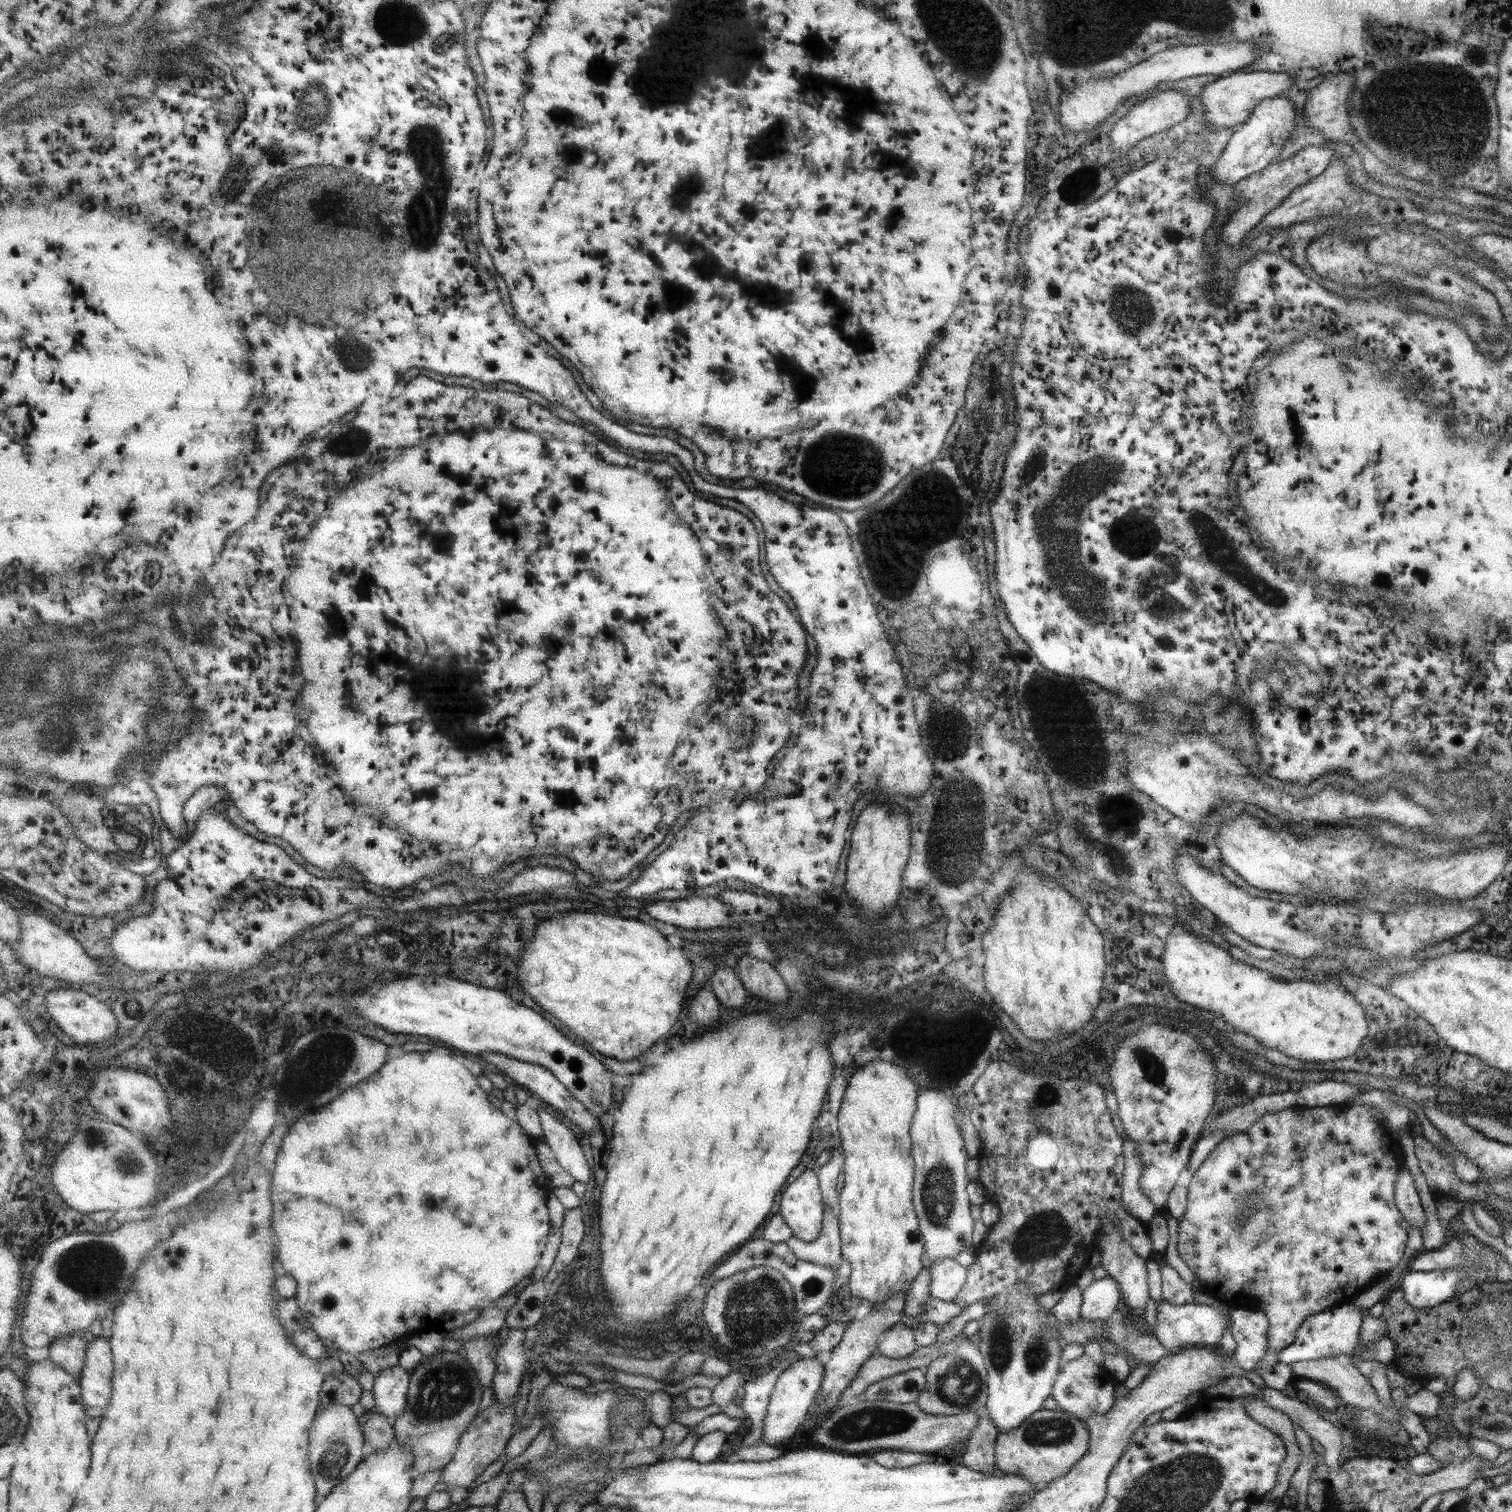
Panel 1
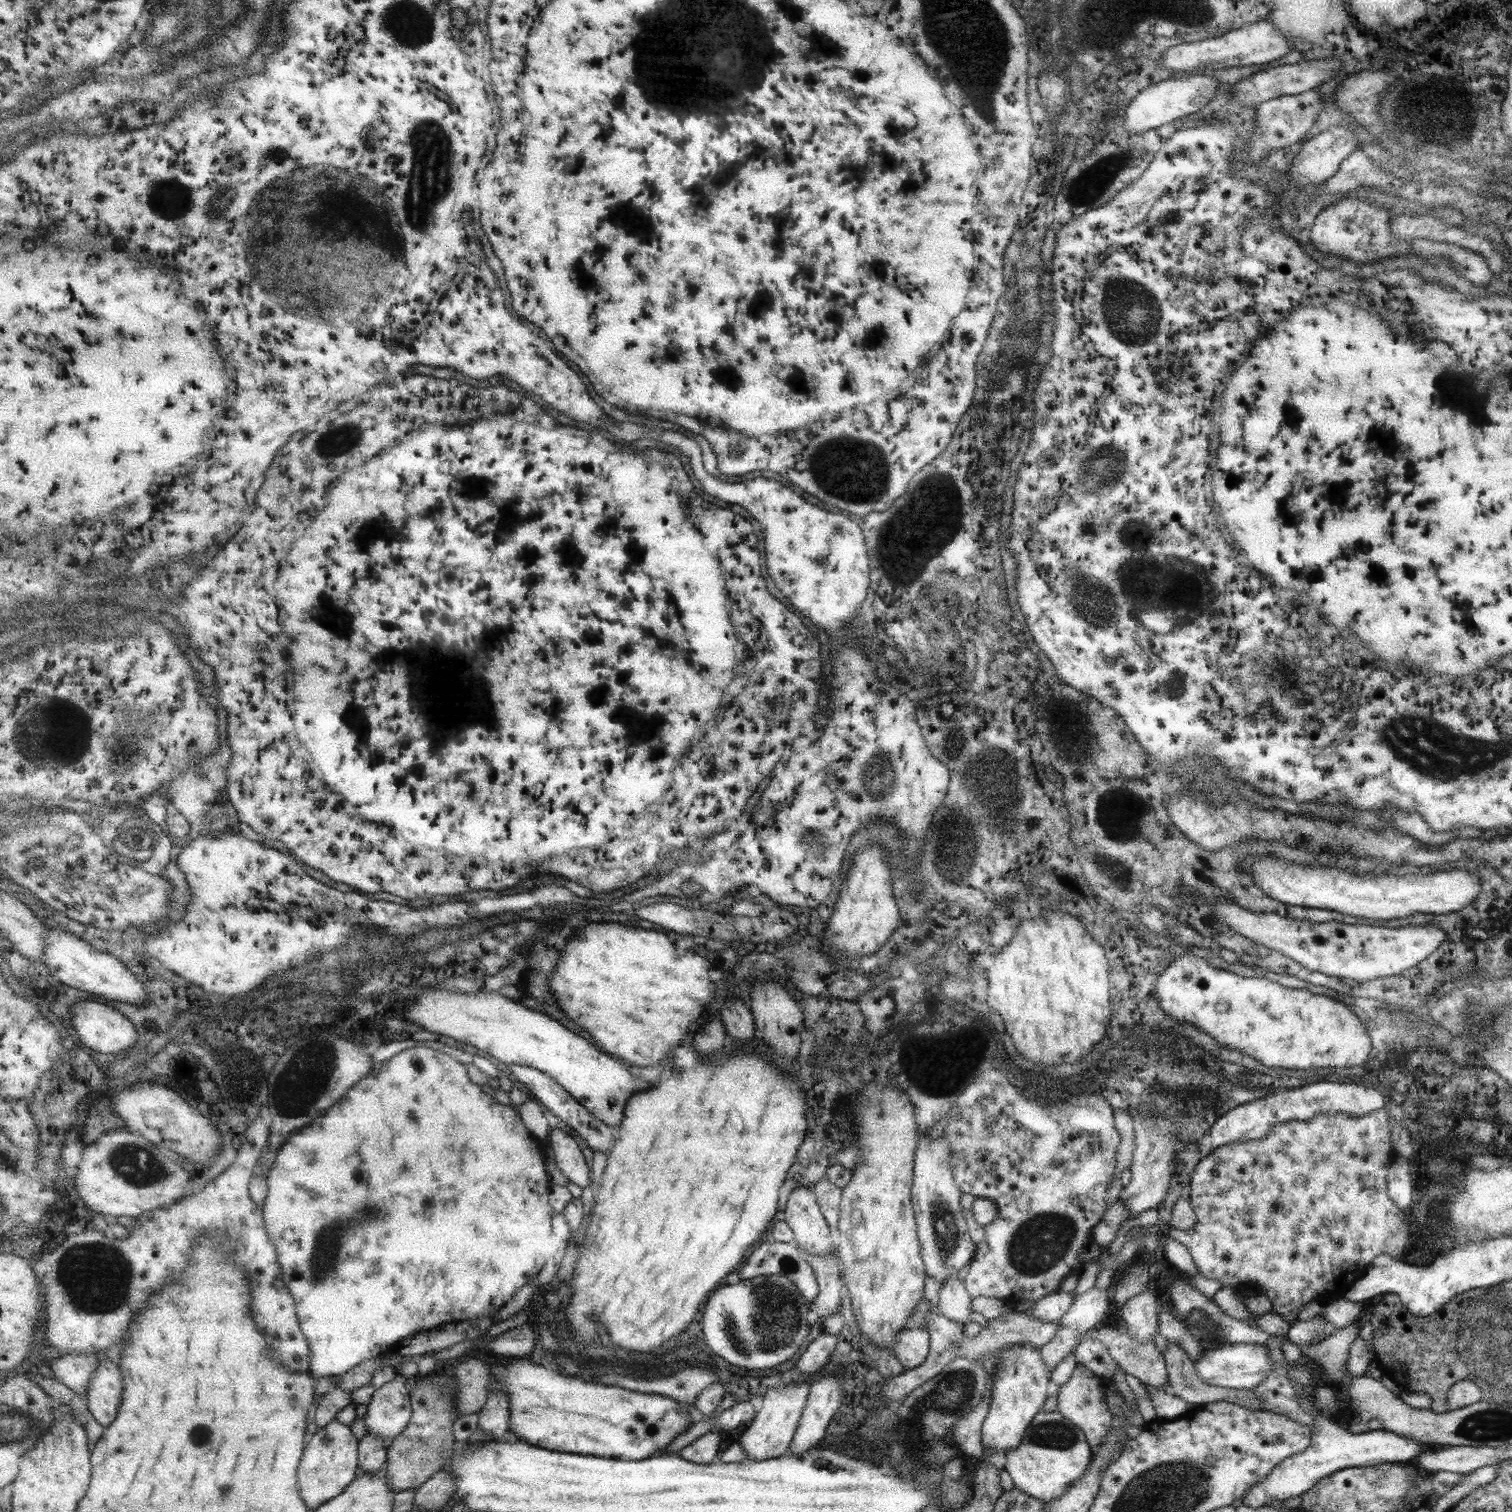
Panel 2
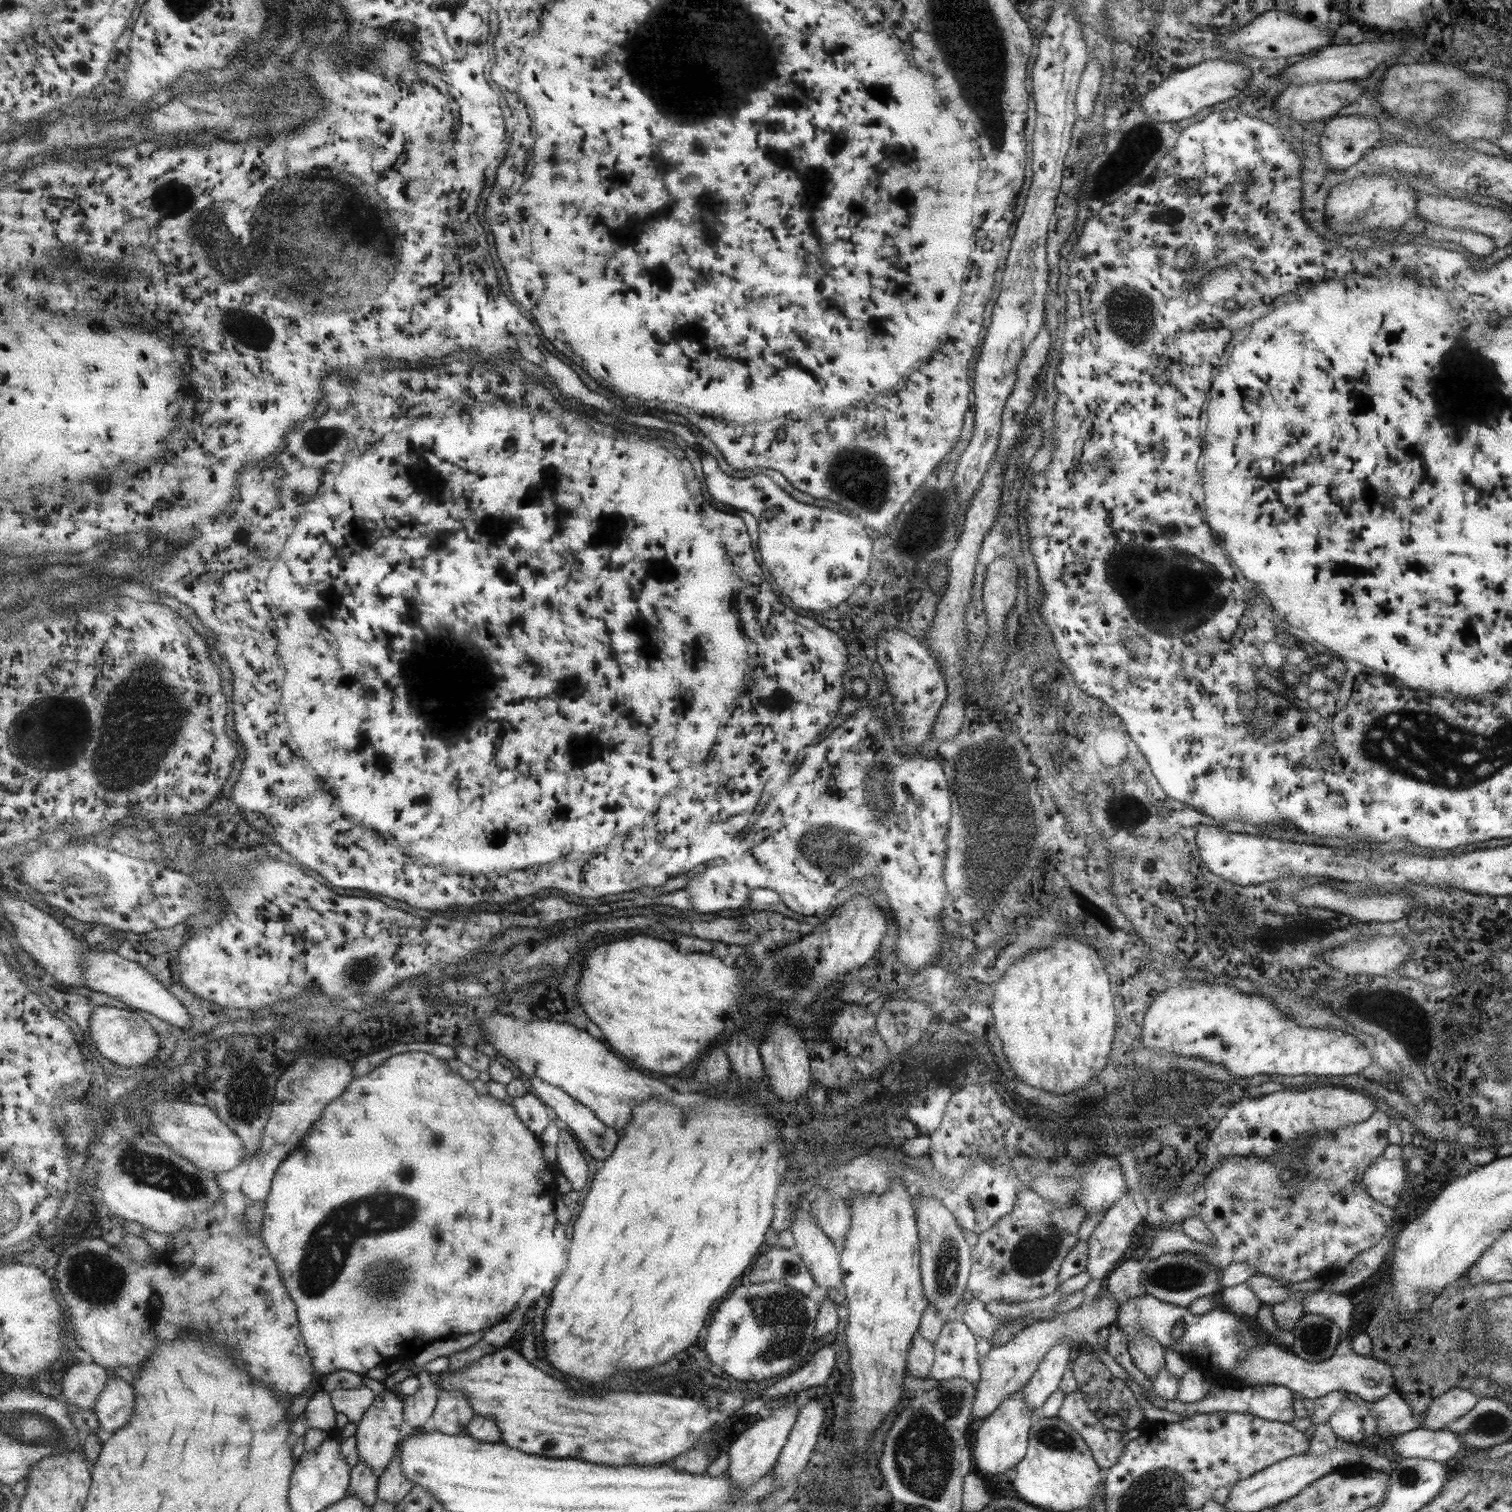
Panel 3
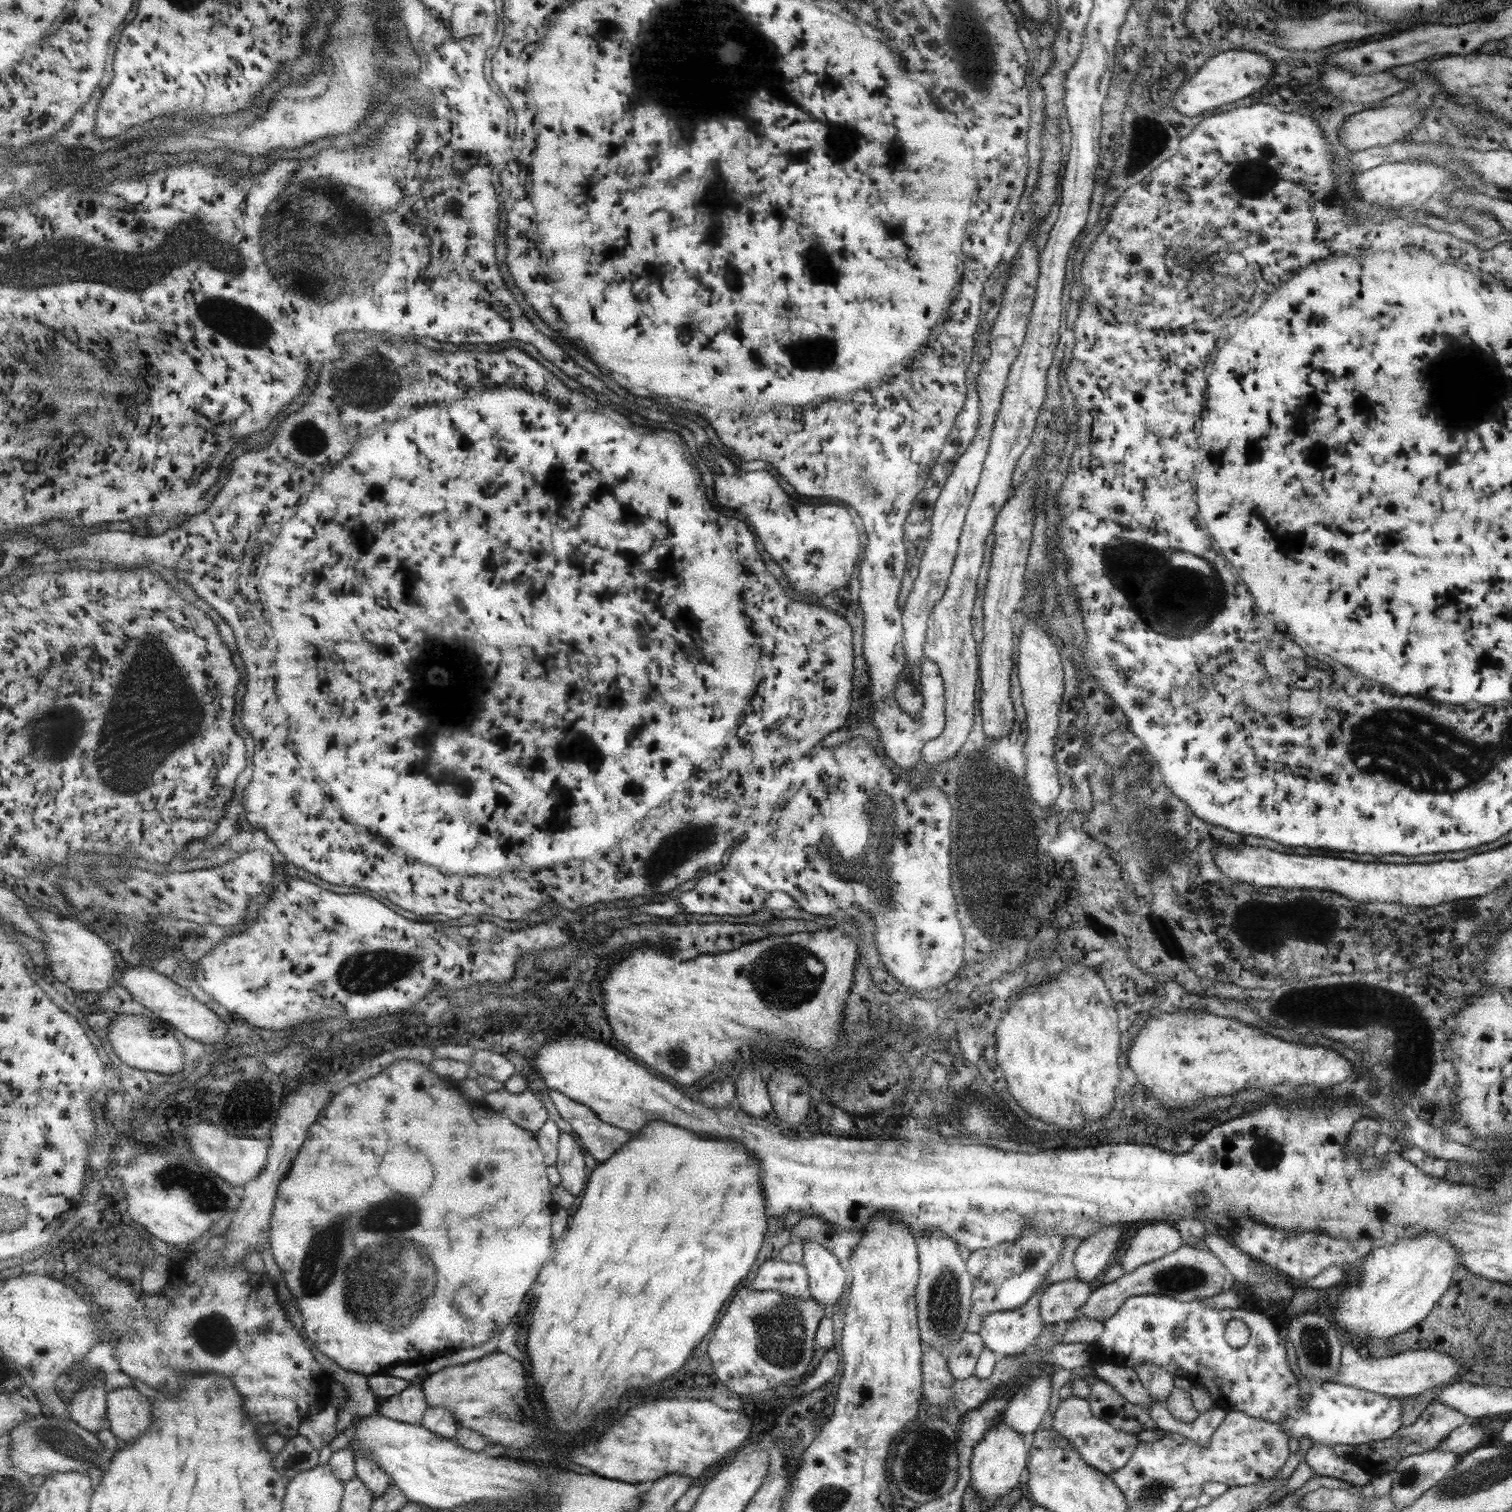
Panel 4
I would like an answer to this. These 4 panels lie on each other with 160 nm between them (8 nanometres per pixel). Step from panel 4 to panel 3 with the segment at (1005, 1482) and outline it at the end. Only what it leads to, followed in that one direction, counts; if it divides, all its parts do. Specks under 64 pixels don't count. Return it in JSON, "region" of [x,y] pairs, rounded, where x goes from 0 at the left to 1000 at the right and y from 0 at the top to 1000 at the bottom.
{"region":[[[675,920],[669,921],[665,924],[659,932],[649,939],[645,947],[645,956],[644,956],[644,967],[649,974],[659,976],[666,971],[670,971],[679,962],[679,946],[682,943],[682,932],[677,927]]]}

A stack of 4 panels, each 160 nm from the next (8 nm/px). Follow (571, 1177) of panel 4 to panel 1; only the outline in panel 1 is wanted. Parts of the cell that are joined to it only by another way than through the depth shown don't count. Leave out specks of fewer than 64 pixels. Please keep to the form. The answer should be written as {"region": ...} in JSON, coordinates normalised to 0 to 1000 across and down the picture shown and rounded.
{"region":[[[355,731],[358,740],[360,755],[366,761],[370,771],[376,774],[380,780],[390,782],[392,772],[387,766],[384,751],[380,751],[378,747],[375,746],[371,741],[368,741],[364,735],[362,735],[360,731]]]}

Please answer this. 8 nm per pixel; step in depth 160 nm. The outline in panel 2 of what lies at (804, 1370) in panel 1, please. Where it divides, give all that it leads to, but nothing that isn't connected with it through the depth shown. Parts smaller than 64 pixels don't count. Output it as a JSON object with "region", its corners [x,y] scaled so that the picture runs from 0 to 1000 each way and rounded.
{"region":[[[534,914],[523,915],[517,918],[510,917],[507,919],[503,927],[503,931],[500,937],[497,940],[495,944],[491,948],[489,954],[493,958],[493,962],[495,962],[497,966],[505,966],[511,964],[515,964],[519,962],[522,954],[525,952],[527,939],[529,939],[531,932],[533,930],[536,915]]]}

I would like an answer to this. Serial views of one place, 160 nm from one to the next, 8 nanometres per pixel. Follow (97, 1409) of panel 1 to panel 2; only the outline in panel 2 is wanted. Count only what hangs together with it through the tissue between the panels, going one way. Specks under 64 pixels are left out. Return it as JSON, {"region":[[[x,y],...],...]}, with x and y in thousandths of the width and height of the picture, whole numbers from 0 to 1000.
{"region":[[[69,899],[60,909],[58,931],[68,944],[71,944],[78,936],[81,924],[81,908],[79,903]]]}

